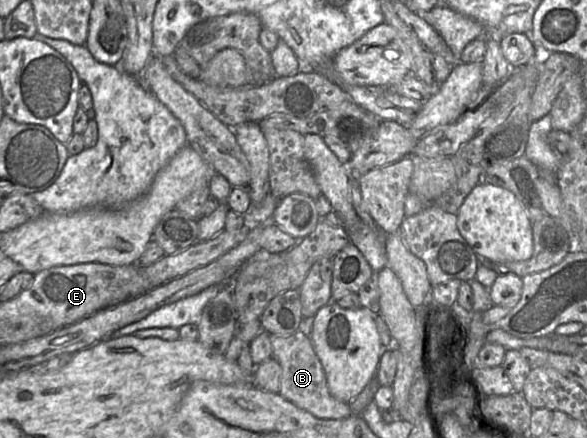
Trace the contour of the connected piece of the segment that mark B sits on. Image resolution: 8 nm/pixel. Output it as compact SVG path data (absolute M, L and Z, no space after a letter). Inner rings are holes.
M297 330L290 336L271 335L272 358L282 368L280 394L297 407L320 419L344 419L352 415L350 403L333 397L328 389L326 375L310 336Z

